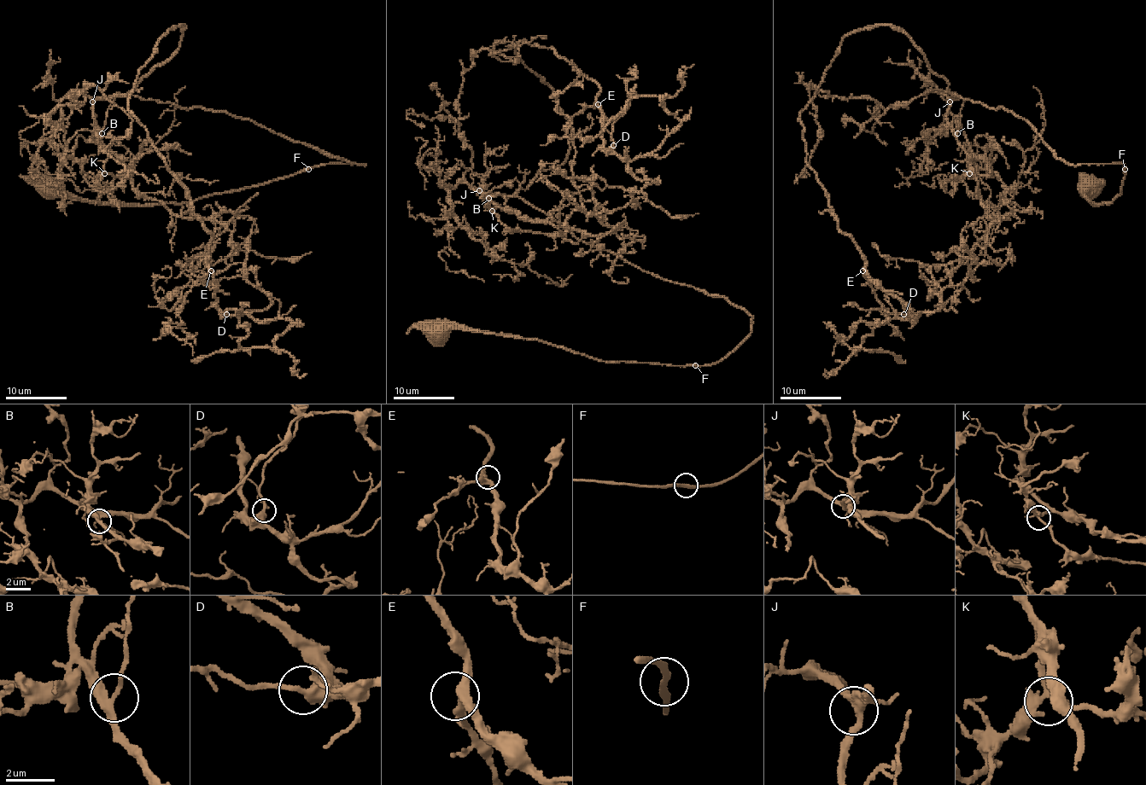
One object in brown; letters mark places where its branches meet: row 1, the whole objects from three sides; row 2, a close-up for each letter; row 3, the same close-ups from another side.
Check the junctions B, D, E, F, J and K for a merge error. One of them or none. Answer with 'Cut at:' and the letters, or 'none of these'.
Cut at: none of these

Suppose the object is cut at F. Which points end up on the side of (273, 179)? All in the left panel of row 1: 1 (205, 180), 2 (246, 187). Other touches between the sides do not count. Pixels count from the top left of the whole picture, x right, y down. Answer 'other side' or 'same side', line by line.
1: other side
2: same side

